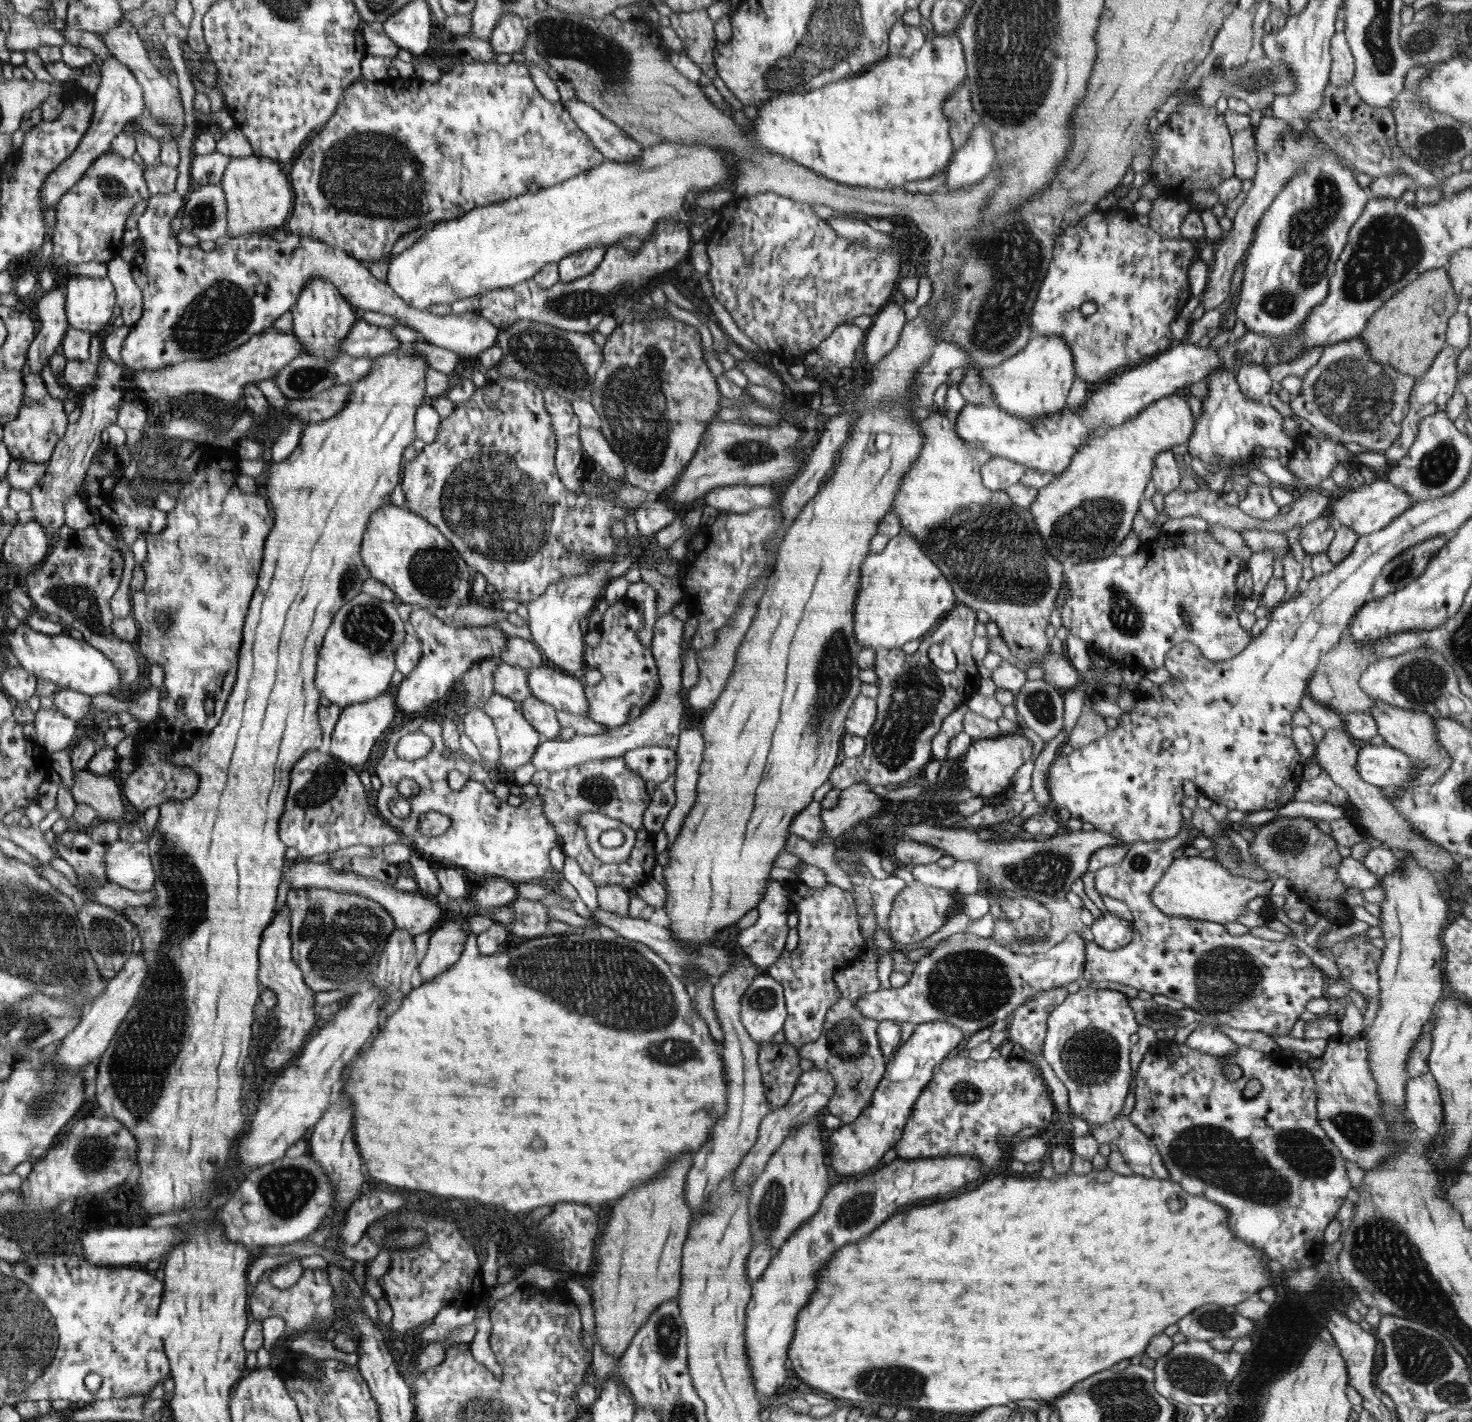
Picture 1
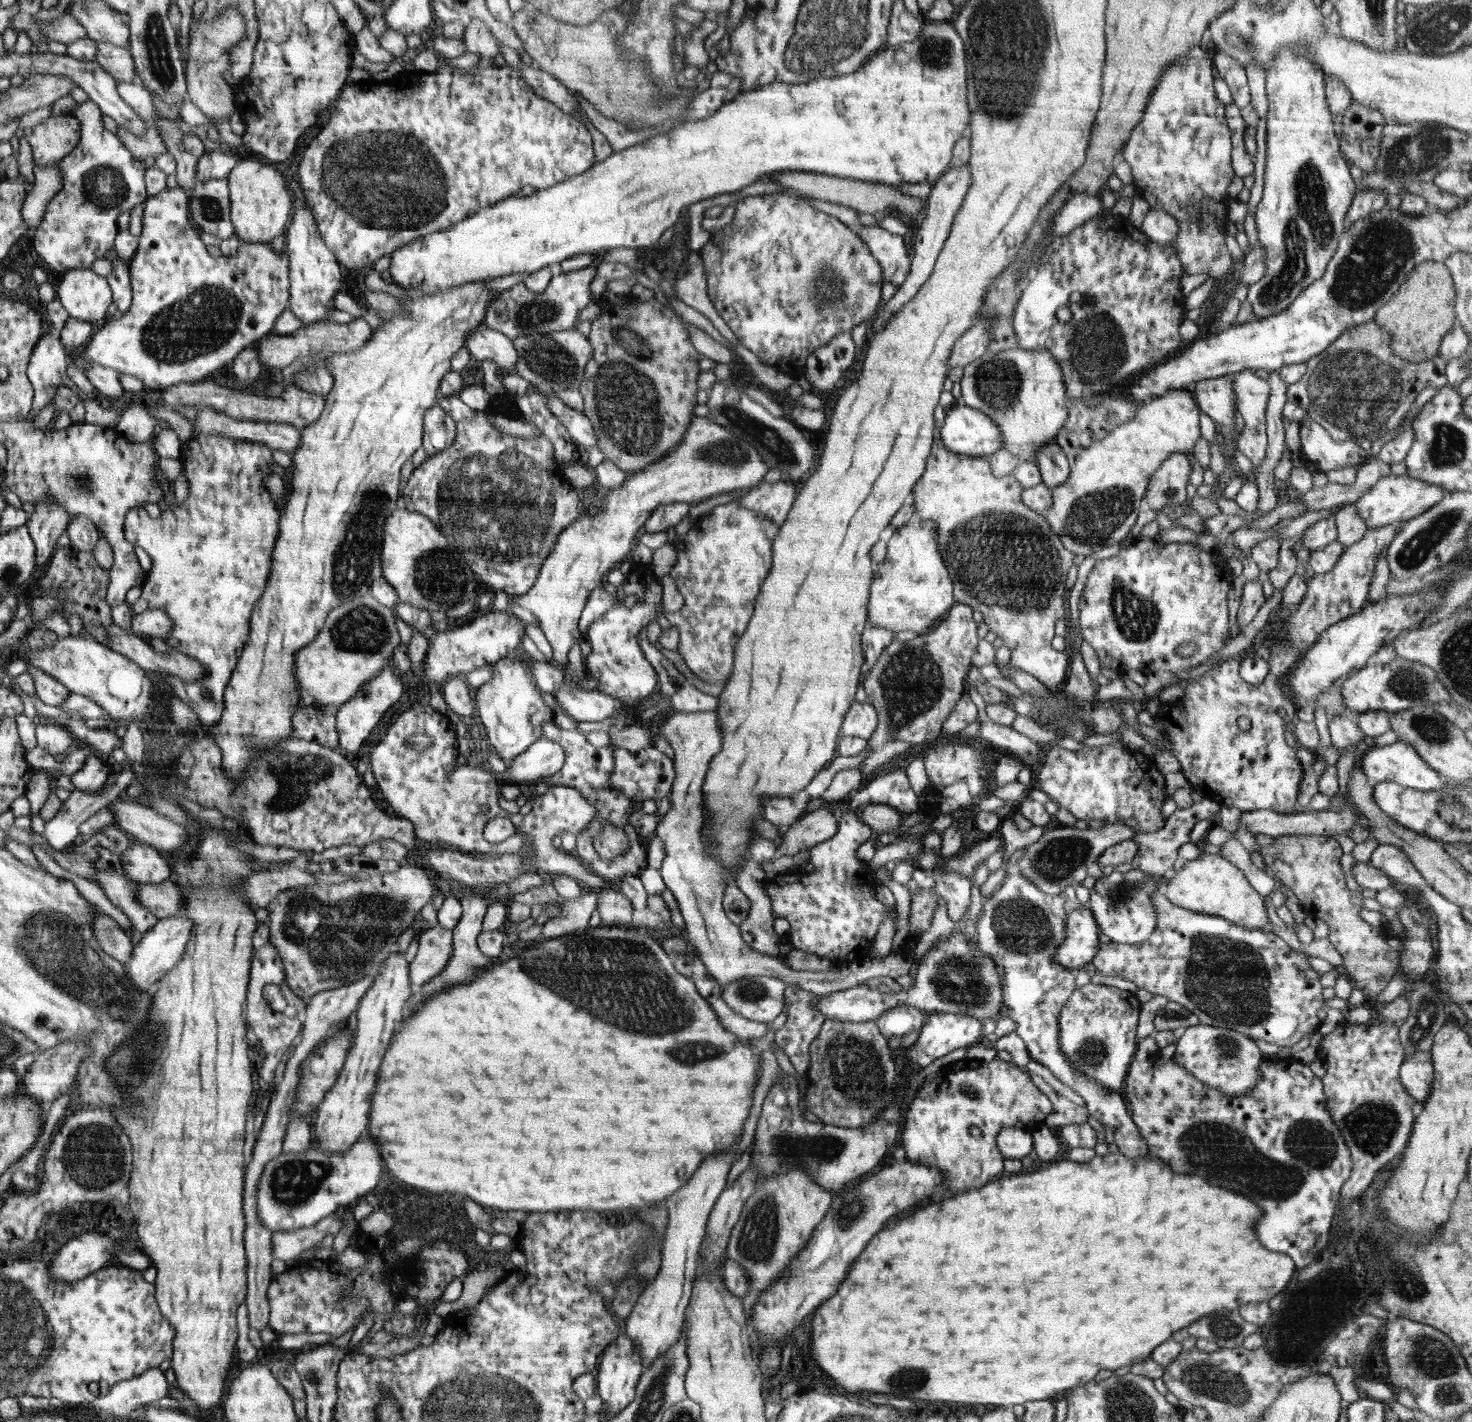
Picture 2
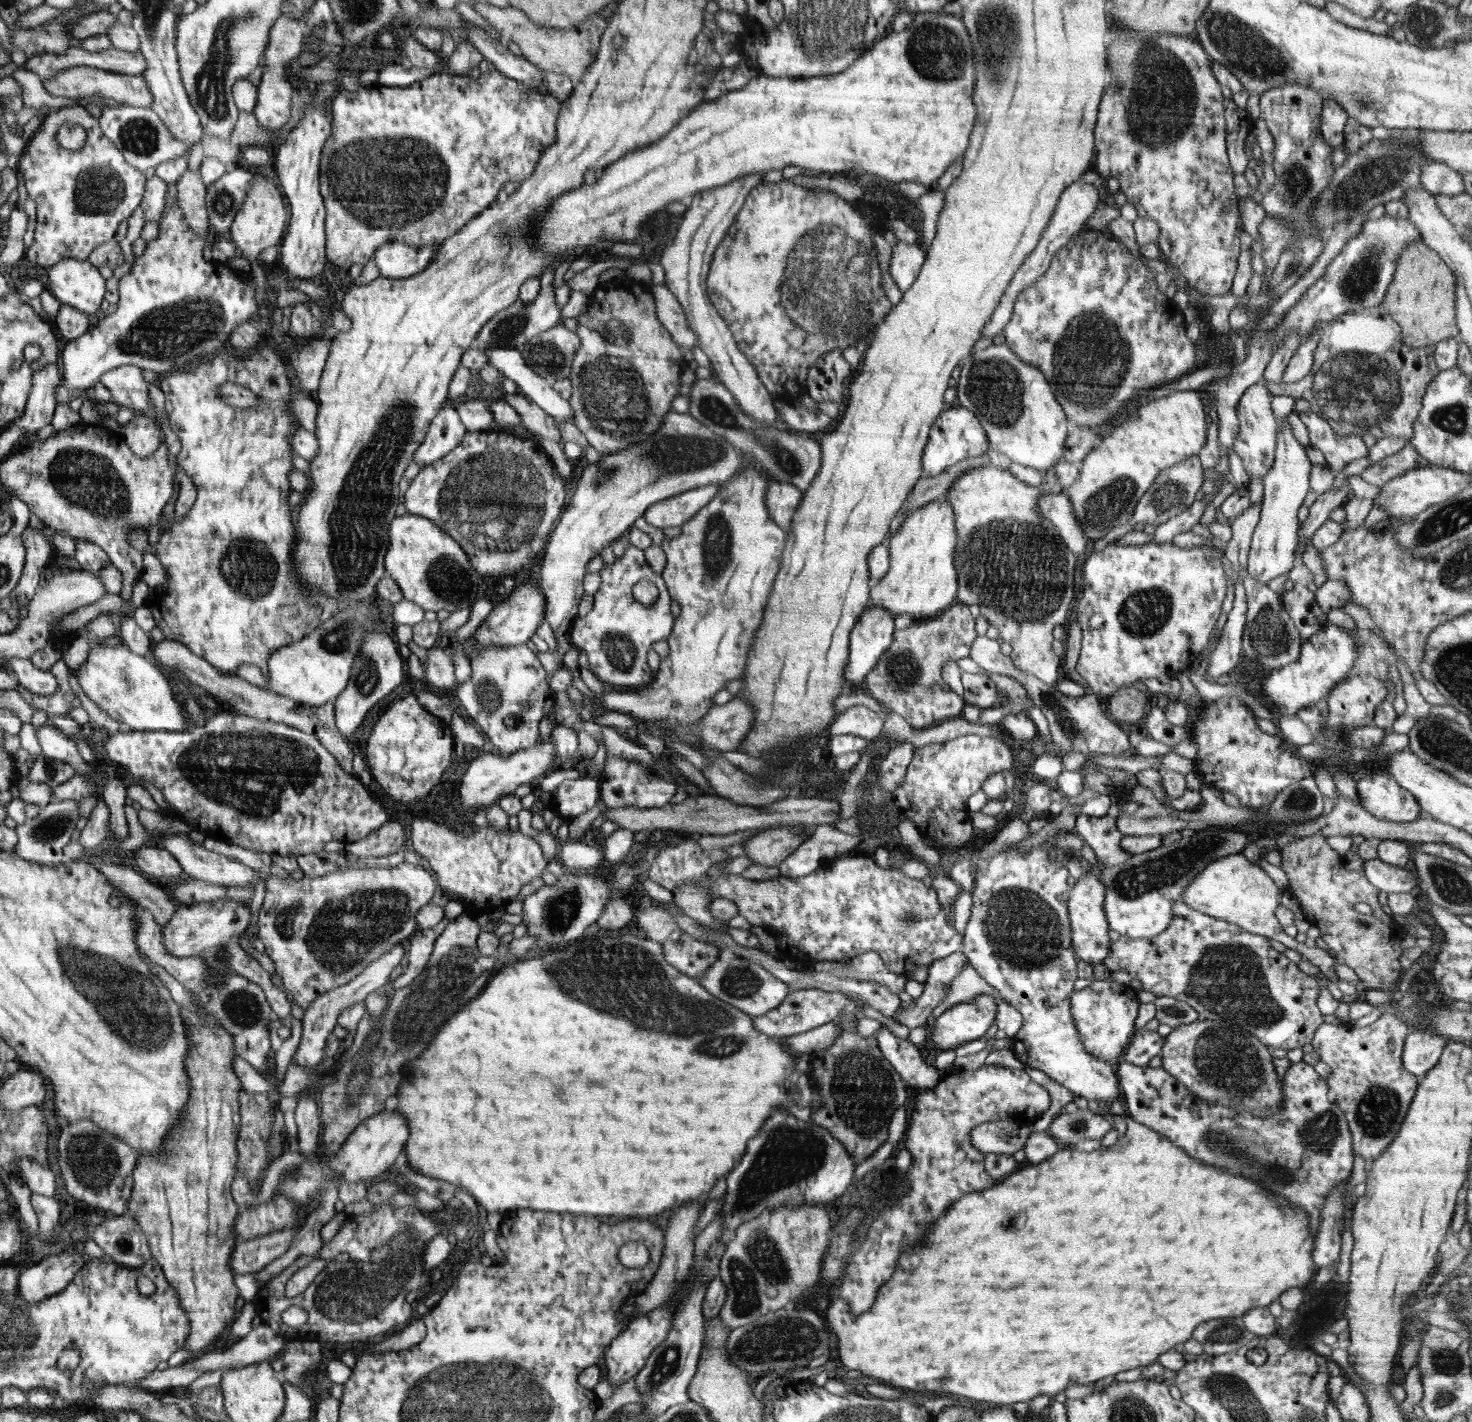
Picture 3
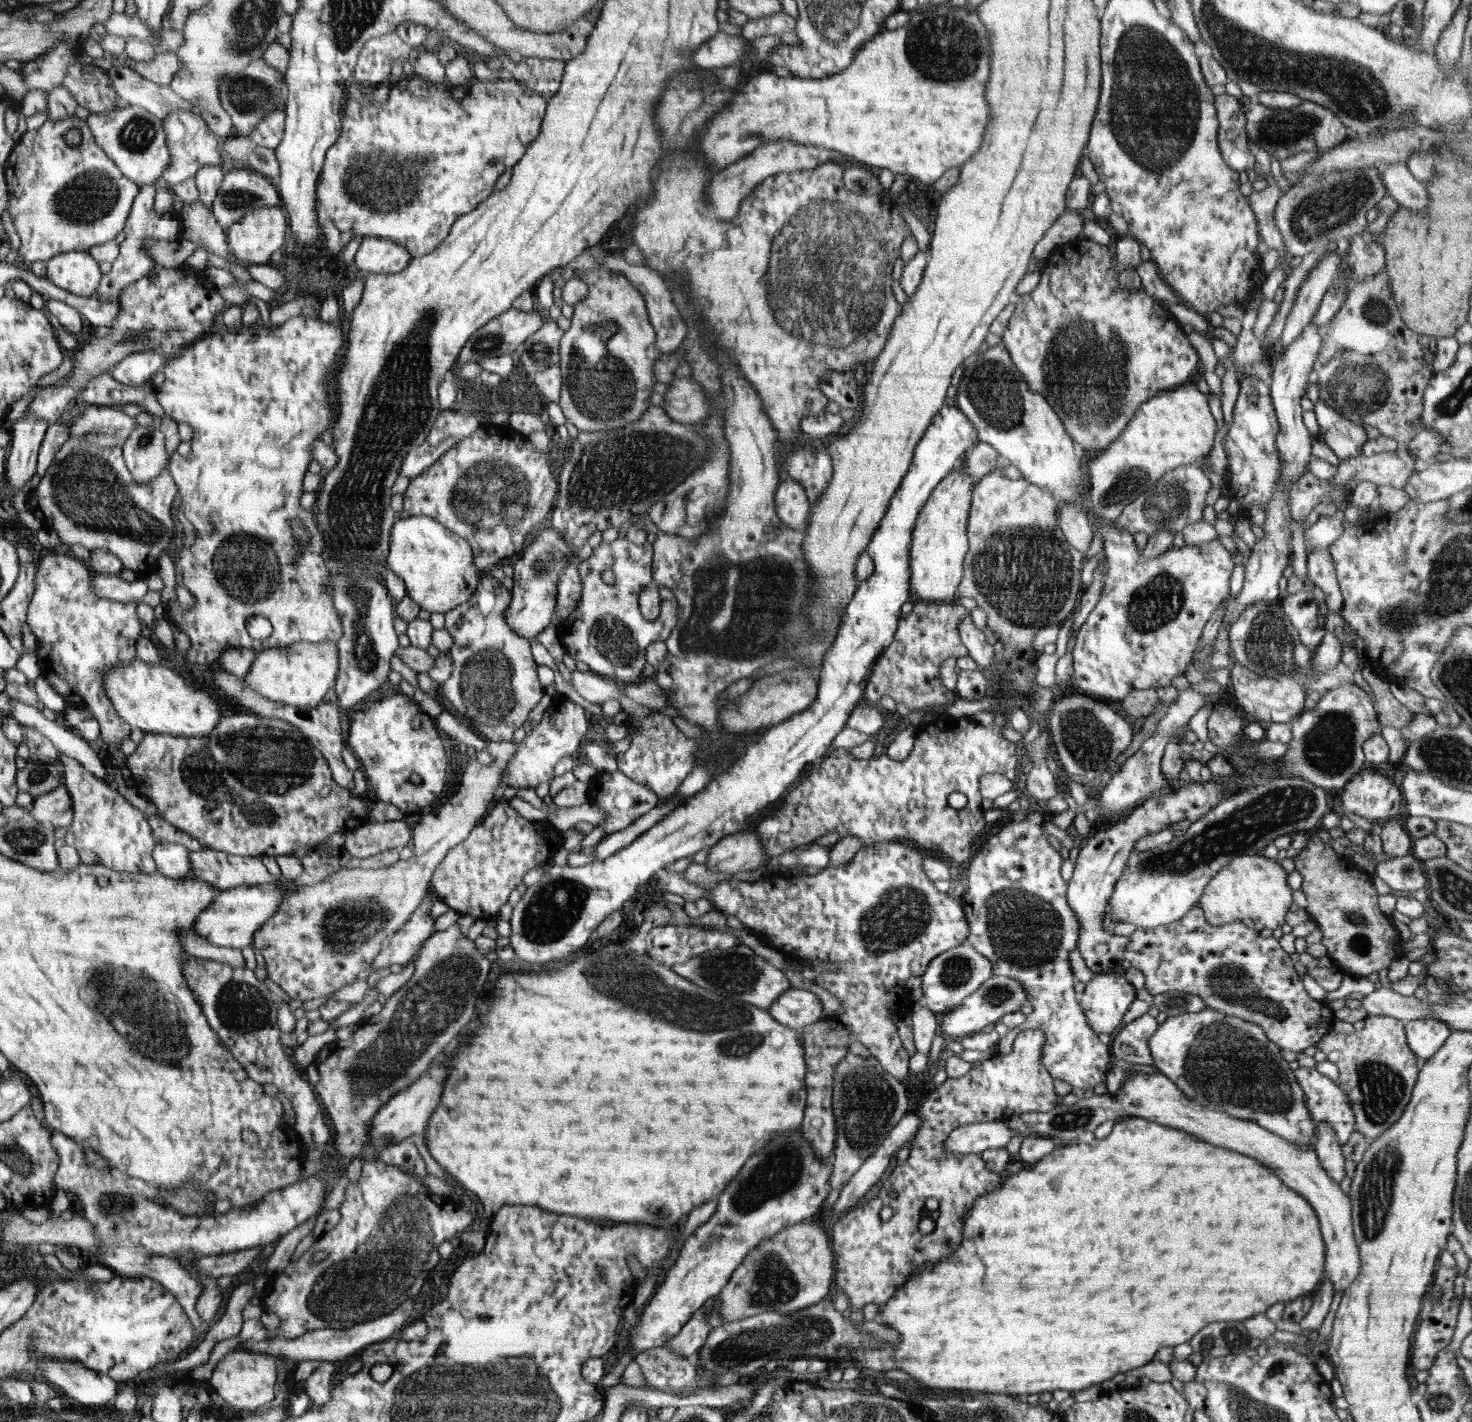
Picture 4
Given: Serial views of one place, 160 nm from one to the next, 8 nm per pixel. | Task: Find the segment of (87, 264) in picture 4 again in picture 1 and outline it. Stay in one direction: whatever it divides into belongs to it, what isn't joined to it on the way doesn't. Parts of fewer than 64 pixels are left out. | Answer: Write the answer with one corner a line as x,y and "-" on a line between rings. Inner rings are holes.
72,276
66,286
69,326
94,334
106,325
114,308
114,287
107,277

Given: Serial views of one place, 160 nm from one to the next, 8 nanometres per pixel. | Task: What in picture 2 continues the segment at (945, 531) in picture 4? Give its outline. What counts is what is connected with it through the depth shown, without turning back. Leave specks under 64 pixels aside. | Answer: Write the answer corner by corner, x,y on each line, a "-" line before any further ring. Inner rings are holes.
914,513
908,523
892,533
887,542
887,553
883,562
874,564
874,578
869,594
867,622
872,626
891,630
894,636
900,631
926,633
946,616
955,602
953,580
939,549
934,521
923,519
918,513

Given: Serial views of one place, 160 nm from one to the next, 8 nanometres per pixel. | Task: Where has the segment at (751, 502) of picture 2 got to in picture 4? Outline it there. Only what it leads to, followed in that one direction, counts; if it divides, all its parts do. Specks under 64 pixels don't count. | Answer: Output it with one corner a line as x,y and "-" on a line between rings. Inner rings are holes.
788,478
777,486
775,509
784,526
804,531
808,527
811,507
805,488
798,481

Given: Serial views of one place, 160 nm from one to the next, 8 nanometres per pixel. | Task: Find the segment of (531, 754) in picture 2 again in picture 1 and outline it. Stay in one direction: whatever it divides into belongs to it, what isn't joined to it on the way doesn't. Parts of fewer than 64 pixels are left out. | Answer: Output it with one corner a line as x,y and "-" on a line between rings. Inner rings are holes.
673,609
660,615
652,623
651,650
659,664
661,676
661,691
657,692
656,700
646,705
636,719
630,724
624,724
612,729
604,735
575,735
570,740
543,739
539,750
532,756
532,764
536,771
558,772
575,765
580,765
586,760
600,760
600,758
623,757
628,751
642,747
662,747
675,751
679,746
680,722
684,716
684,704
680,700
680,674
682,674
682,656
680,656
680,642
682,642
682,626
674,618

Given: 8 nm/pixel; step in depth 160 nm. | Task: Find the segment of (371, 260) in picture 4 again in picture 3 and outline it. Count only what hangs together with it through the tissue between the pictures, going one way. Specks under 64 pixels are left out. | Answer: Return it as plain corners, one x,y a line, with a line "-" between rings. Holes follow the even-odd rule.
396,242
386,243
382,248
376,248
374,262
382,277
408,279
424,272
440,248
442,243
420,248

